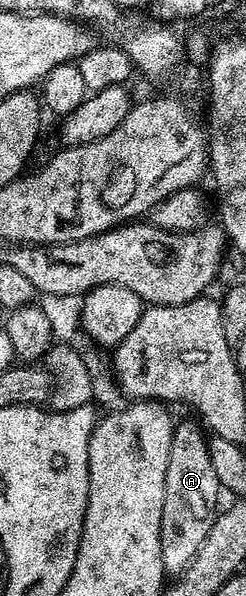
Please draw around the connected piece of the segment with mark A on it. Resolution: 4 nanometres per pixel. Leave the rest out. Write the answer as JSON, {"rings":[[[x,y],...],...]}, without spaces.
{"rings":[[[198,423],[179,424],[174,430],[172,459],[168,463],[168,487],[162,520],[164,567],[171,578],[181,577],[200,555],[208,535],[212,535],[214,524],[218,522],[218,496],[223,496],[223,493],[222,481],[212,463],[210,443],[203,426]]]}

